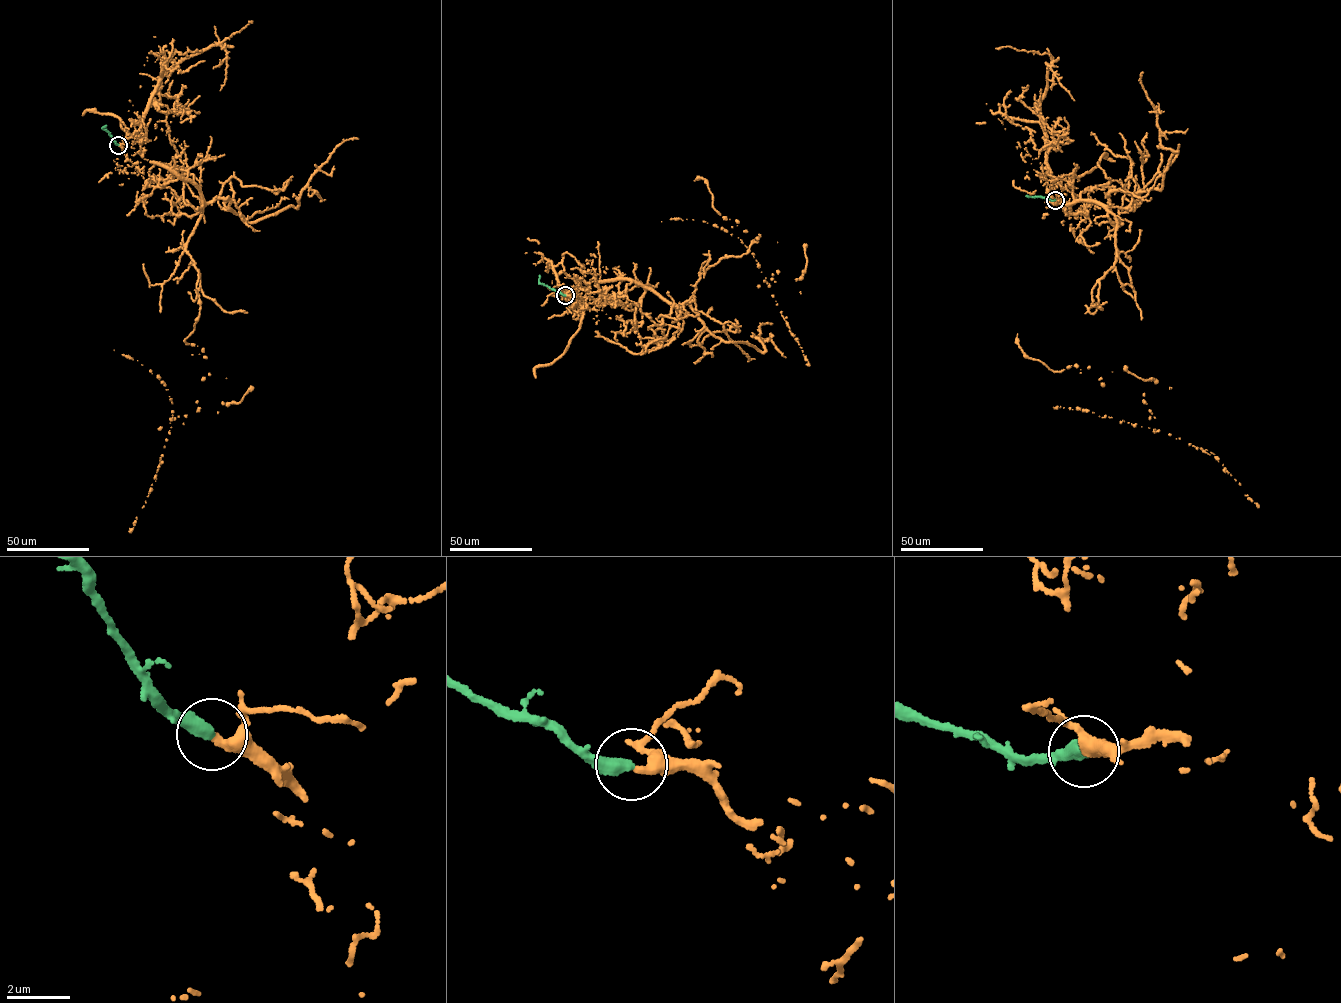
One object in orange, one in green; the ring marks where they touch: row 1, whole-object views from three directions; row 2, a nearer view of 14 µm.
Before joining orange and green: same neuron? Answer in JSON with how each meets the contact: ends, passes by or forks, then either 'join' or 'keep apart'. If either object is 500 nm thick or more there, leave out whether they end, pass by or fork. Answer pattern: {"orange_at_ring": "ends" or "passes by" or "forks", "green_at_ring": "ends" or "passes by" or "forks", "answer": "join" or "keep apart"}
{"orange_at_ring": "passes by", "green_at_ring": "ends", "answer": "join"}

